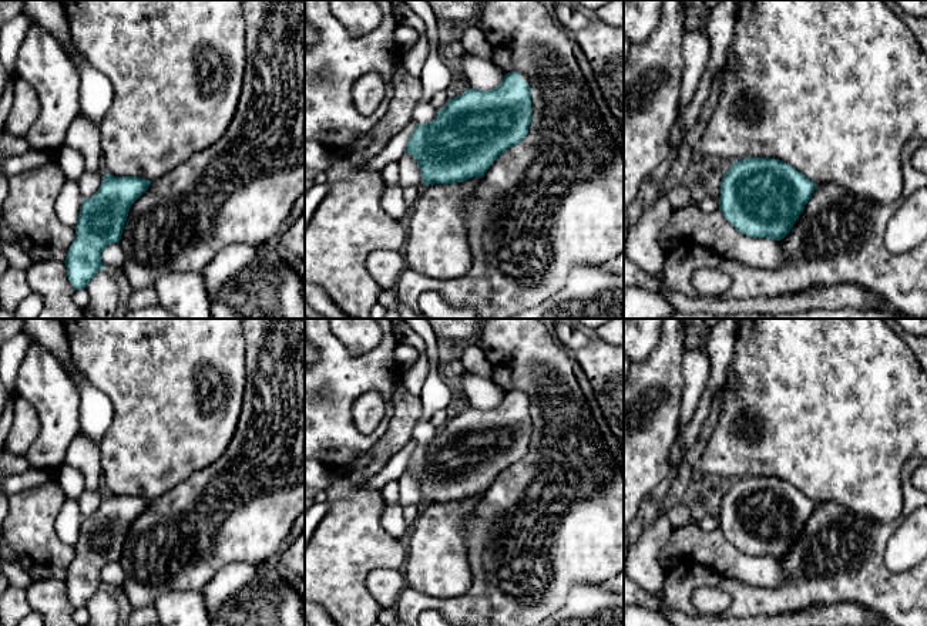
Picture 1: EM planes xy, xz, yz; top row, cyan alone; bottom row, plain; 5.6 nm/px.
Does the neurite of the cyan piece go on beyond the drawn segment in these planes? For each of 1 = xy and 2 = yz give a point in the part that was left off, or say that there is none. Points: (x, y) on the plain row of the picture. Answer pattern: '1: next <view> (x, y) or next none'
1: next xy (177, 386)
2: next yz (835, 407)

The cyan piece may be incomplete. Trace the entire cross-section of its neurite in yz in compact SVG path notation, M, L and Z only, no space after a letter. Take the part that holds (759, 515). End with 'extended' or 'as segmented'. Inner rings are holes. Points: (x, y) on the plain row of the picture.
M739 319L735 351L721 394L719 421L695 470L698 477L706 481L725 478L732 482L722 494L719 529L739 552L750 556L783 558L820 502L837 502L850 512L879 524L901 518L904 508L901 468L911 457L927 457L927 373L906 341L883 319Z; extended

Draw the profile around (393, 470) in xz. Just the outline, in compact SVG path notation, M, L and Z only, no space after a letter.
M414 441L407 442L396 455L390 458L390 461L384 465L384 468L372 477L365 487L370 491L379 492L383 485L390 479L399 479L406 470L407 460L414 448Z

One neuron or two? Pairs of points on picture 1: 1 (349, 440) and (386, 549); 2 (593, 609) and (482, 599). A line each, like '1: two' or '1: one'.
1: two
2: two

